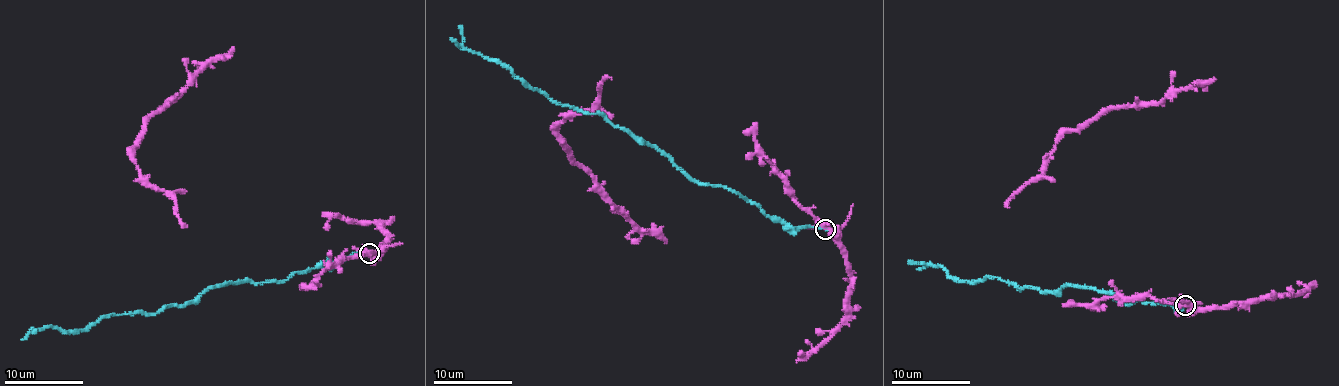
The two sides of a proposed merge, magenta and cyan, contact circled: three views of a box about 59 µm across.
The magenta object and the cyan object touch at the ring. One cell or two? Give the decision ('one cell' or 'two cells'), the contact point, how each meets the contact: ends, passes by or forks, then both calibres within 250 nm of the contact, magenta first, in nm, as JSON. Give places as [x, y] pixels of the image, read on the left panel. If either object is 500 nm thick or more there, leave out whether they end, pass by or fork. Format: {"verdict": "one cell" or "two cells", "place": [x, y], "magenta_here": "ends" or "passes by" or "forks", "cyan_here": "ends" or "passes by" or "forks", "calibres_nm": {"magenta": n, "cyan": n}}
{"verdict": "two cells", "place": [369, 253], "magenta_here": "forks", "cyan_here": "ends", "calibres_nm": {"magenta": 400, "cyan": 280}}

